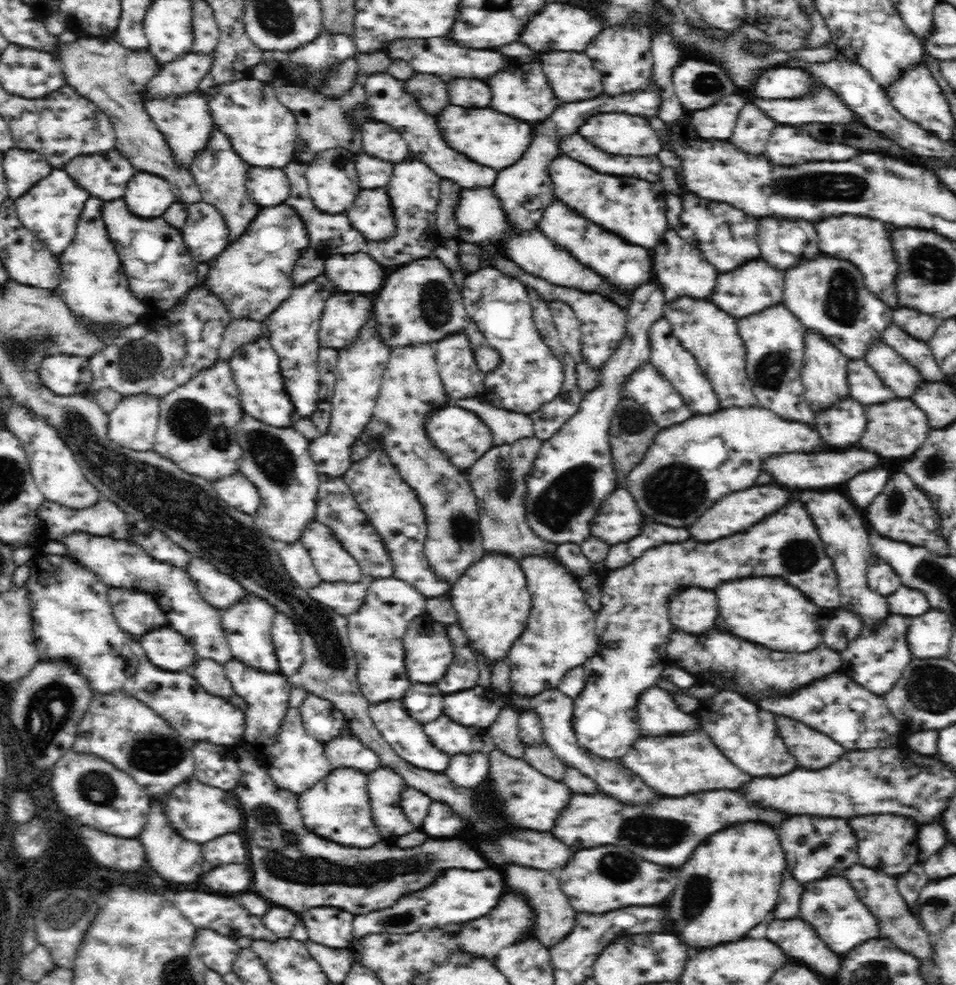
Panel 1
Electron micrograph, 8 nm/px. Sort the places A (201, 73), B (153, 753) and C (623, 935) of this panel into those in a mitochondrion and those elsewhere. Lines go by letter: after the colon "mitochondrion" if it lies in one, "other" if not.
A: other
B: mitochondrion
C: other

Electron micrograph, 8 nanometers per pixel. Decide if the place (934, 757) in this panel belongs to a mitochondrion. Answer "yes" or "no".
no

